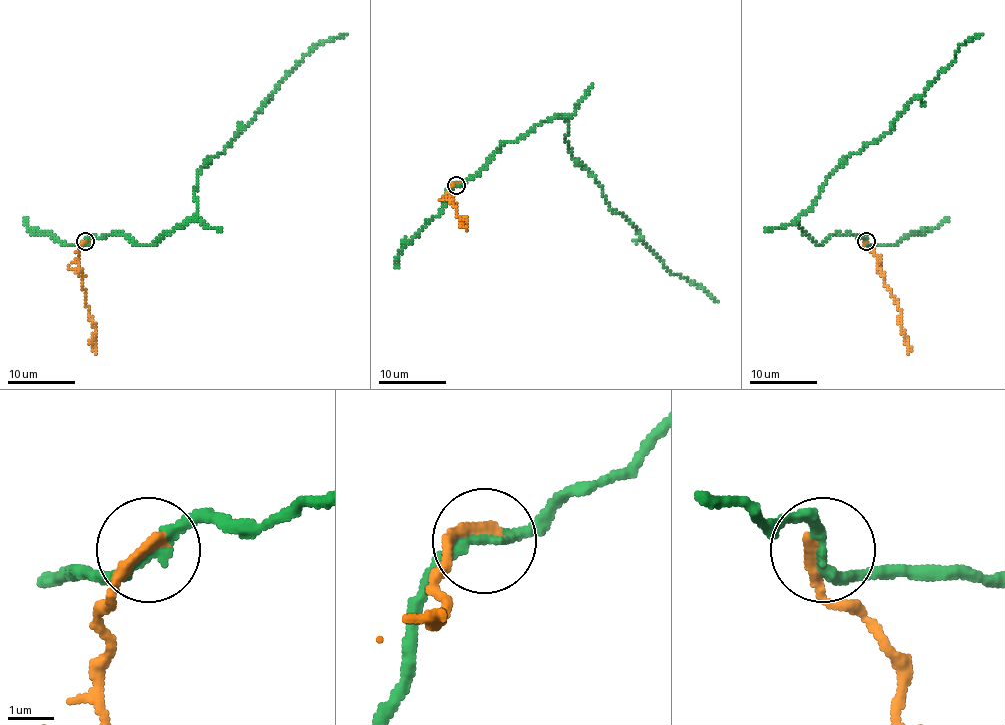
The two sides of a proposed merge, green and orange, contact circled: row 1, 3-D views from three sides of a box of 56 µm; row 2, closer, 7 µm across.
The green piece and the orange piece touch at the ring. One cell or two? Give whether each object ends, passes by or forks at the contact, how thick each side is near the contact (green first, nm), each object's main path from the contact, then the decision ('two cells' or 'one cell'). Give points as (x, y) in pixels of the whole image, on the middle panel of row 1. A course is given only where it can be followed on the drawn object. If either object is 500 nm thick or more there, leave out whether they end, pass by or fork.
green passes by; orange ends; calibres 240 and 340 nm; course green (455, 185), (508, 141), (566, 117), (571, 154), (605, 200), (675, 275), (717, 302); course orange (455, 185), (450, 187), (449, 197), (460, 219), (466, 221), (466, 227); two cells

